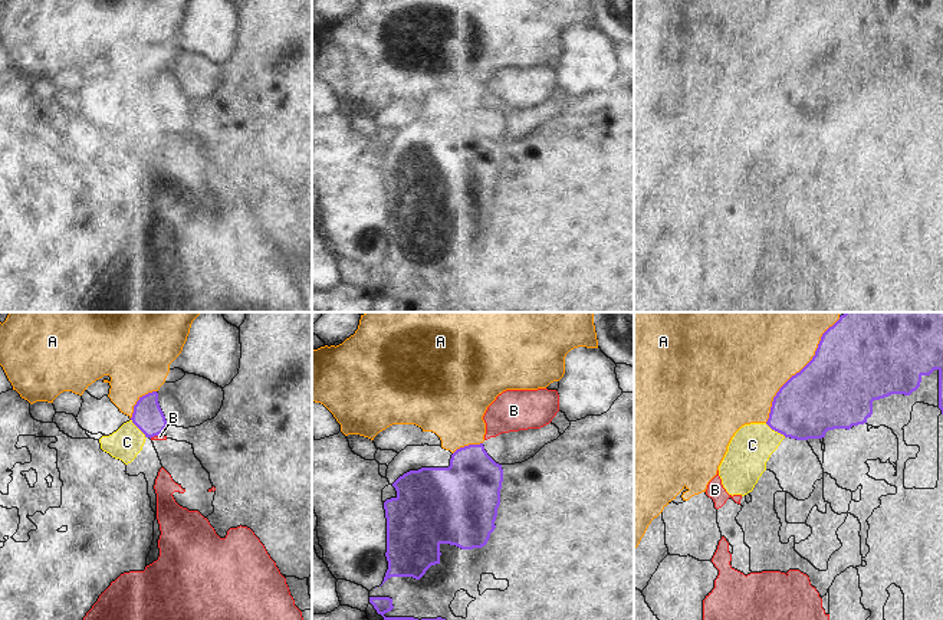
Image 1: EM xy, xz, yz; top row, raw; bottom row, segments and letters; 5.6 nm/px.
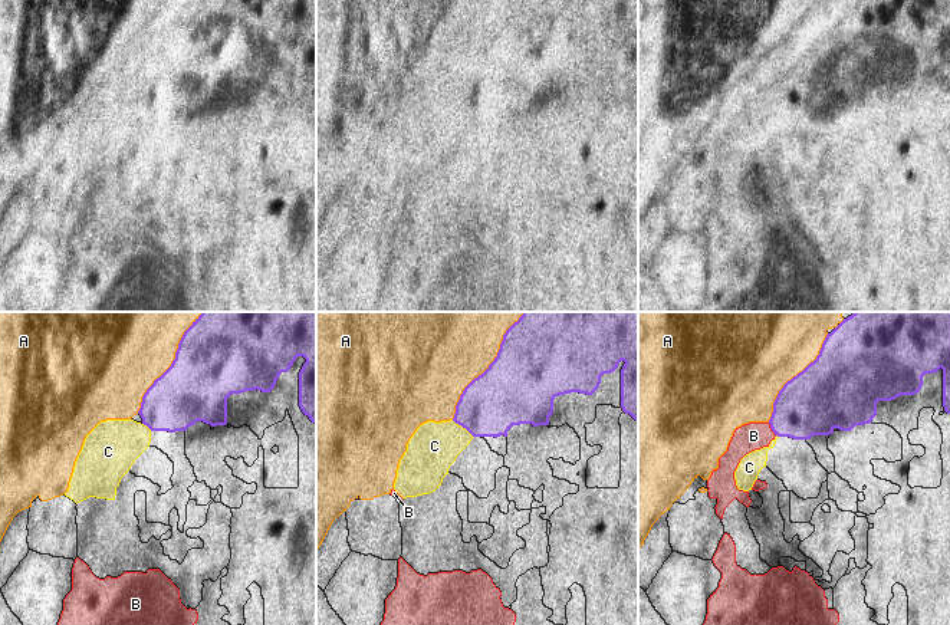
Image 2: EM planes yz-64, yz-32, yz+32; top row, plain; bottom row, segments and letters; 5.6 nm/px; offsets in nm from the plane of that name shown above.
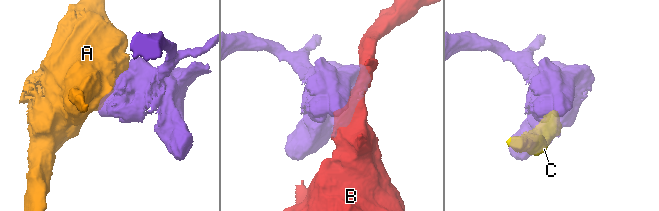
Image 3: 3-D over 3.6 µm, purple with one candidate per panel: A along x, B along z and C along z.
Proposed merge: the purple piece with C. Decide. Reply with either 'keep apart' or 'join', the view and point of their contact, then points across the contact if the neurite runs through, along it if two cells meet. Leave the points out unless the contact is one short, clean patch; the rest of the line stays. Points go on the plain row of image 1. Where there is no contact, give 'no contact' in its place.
join; meets purple in yz at (775, 108); runs through yz (810, 81), (775, 108), (752, 122)

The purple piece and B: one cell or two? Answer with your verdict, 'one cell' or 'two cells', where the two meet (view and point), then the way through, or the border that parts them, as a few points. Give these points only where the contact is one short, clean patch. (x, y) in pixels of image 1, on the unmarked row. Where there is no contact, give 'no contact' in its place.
two cells; contact xy (155, 112); border xy (161, 111), (150, 115)

